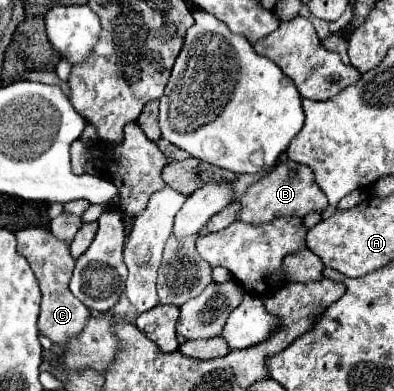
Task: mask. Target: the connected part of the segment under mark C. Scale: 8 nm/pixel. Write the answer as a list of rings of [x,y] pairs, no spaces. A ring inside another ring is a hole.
[[[29,226],[29,228],[23,228],[17,232],[17,252],[27,258],[29,266],[35,272],[39,286],[41,286],[43,302],[41,302],[41,316],[39,316],[39,332],[45,334],[47,338],[51,338],[51,342],[55,346],[63,348],[67,344],[67,338],[77,336],[85,328],[85,324],[91,316],[89,308],[83,302],[79,302],[69,290],[69,280],[71,280],[73,266],[75,266],[75,260],[69,252],[69,244],[55,238],[45,228]]]

